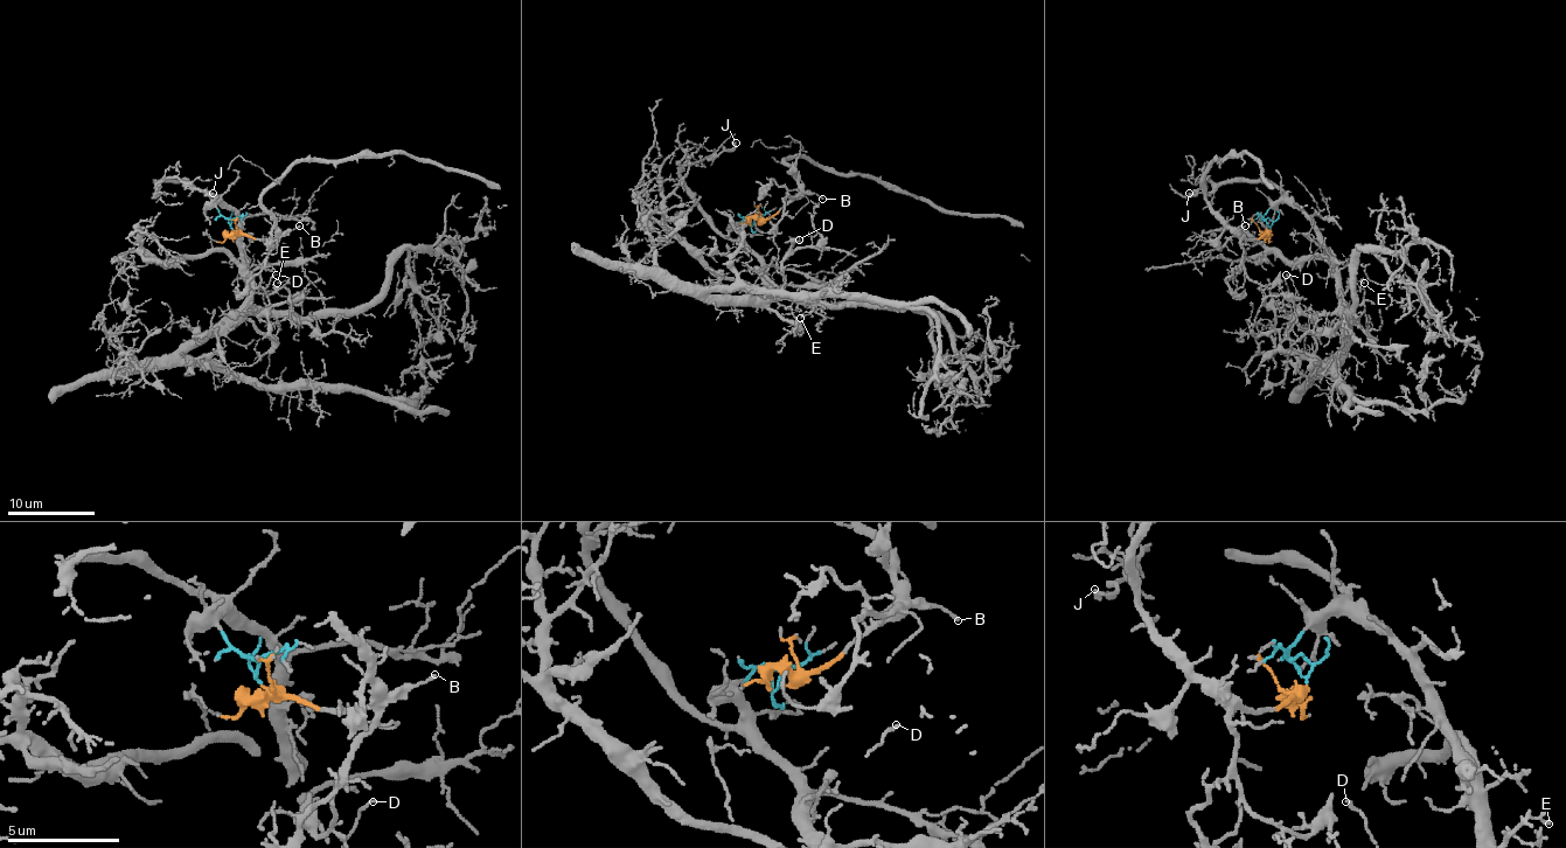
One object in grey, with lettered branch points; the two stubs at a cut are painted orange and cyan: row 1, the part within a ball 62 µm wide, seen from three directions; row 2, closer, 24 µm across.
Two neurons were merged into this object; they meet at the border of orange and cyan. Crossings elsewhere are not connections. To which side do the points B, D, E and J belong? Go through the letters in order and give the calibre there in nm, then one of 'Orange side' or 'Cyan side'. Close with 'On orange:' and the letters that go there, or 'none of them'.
B: Thickness 120 nm. Orange side
D: Thickness 110 nm. Cyan side
E: Thickness 90 nm. Cyan side
J: Thickness 200 nm. Cyan side
On orange: B

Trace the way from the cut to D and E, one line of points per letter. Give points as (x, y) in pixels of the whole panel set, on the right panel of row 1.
D: (1269, 229), (1264, 216), (1274, 206), (1294, 203), (1312, 221), (1340, 305), (1309, 317), (1285, 275)
E: (1269, 229), (1264, 216), (1274, 206), (1294, 203), (1312, 221), (1335, 284), (1343, 292), (1355, 282), (1363, 284)

